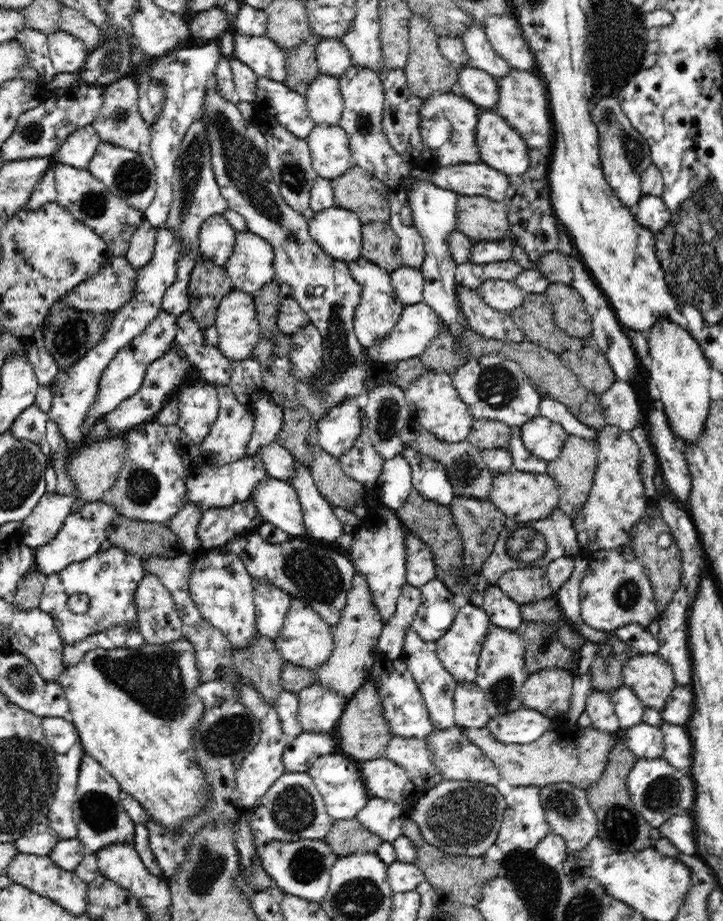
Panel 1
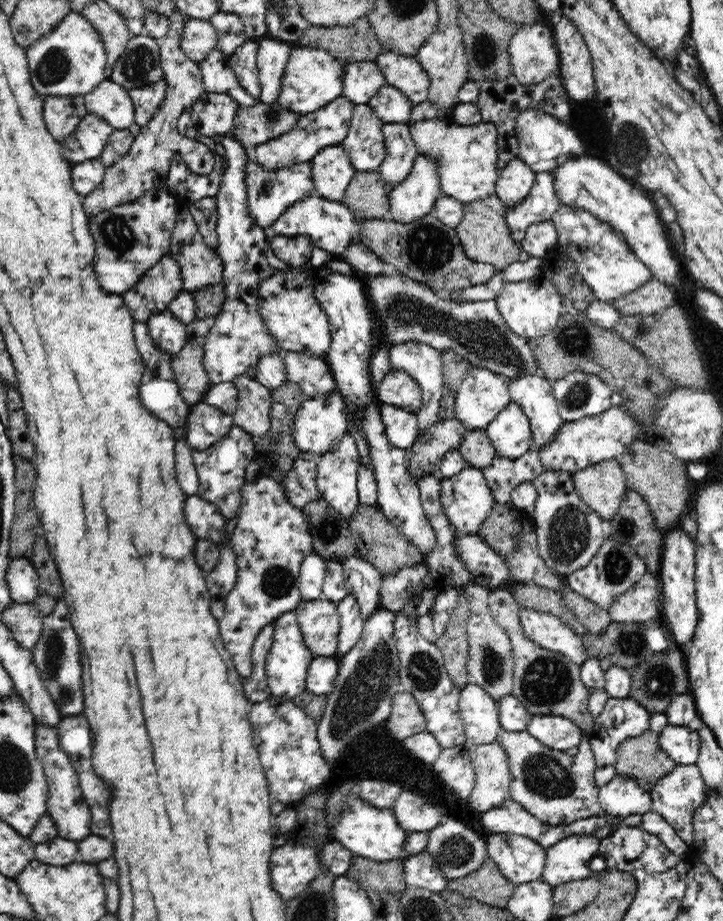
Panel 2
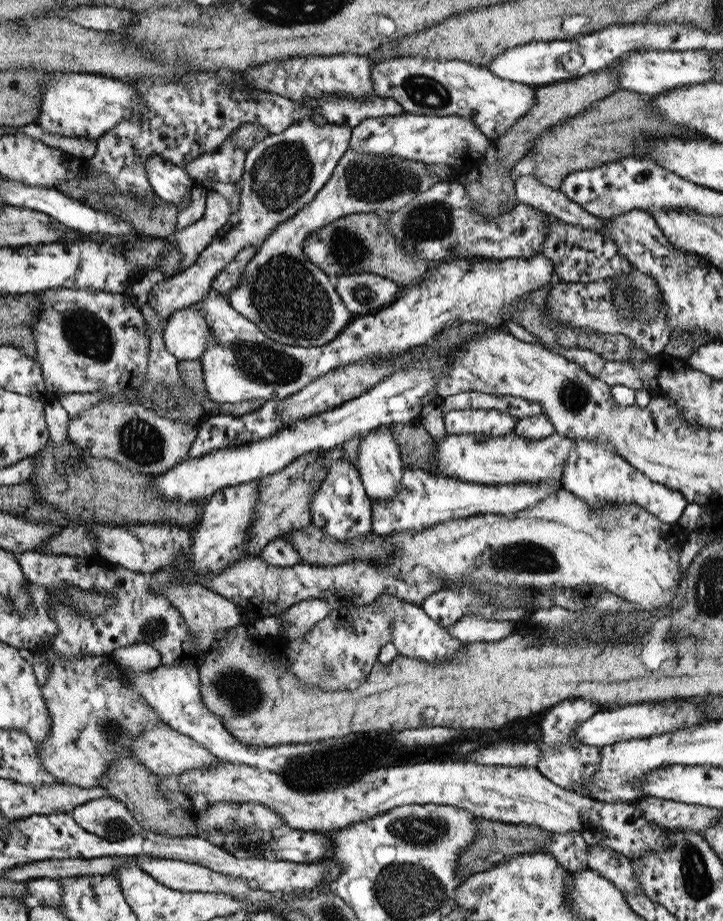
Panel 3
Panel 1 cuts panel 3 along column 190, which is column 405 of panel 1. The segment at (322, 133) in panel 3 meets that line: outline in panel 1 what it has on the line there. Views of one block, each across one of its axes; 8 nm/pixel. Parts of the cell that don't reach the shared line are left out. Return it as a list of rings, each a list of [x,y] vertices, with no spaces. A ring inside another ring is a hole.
[[[402,265],[390,273],[396,298],[408,306],[423,300],[424,277],[421,269]]]

